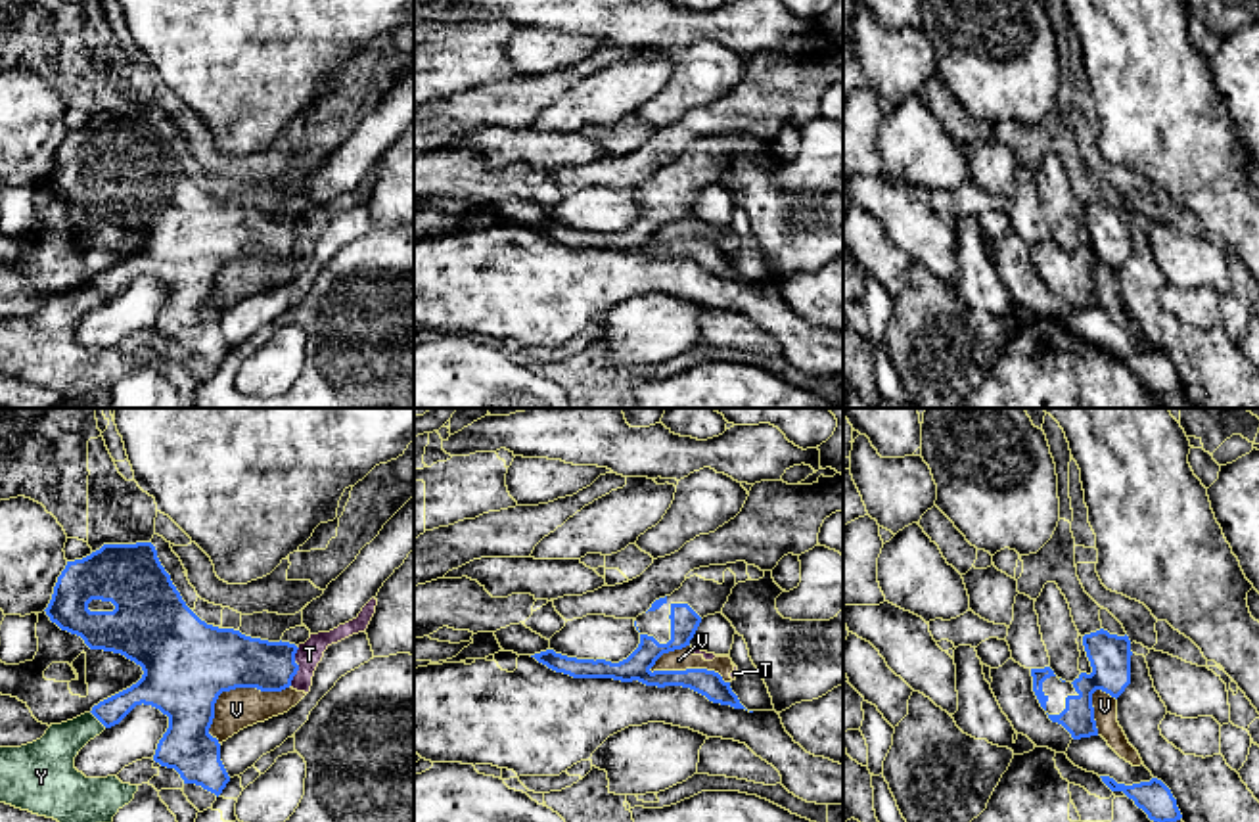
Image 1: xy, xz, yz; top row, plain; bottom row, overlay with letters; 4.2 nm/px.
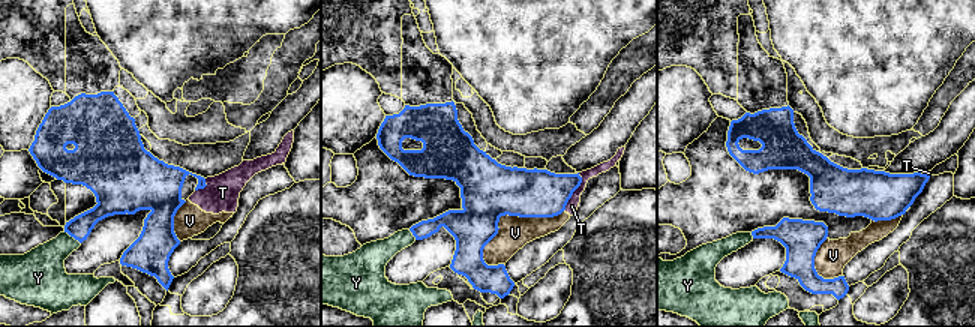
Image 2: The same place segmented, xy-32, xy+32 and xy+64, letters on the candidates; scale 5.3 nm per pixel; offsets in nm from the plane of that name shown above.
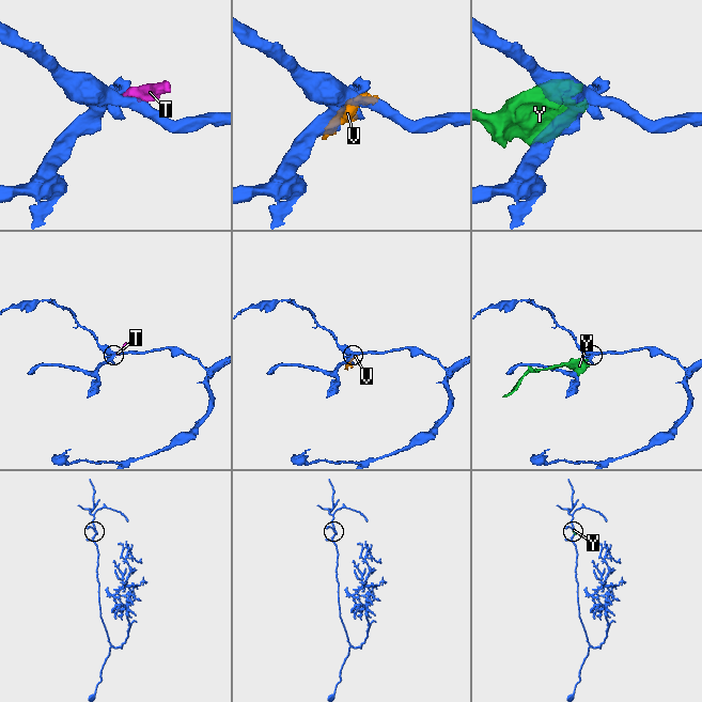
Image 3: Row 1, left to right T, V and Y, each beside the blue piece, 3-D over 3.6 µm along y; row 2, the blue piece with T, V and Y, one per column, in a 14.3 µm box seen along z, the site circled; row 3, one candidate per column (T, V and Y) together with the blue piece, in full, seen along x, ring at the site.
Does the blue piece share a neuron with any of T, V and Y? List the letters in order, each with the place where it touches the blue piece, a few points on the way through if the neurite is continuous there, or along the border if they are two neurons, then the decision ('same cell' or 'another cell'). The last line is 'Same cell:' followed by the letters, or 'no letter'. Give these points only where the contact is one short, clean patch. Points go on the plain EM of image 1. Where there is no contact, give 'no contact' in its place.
T: contact xy (297, 236); border xy (297, 217), (297, 244), (290, 255); another cell
V: contact xz (688, 240); another cell
Y: contact xy (98, 290); border xy (91, 282), (106, 297); another cell
Same cell: no letter

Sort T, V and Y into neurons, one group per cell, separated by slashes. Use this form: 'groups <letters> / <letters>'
groups T V / Y

